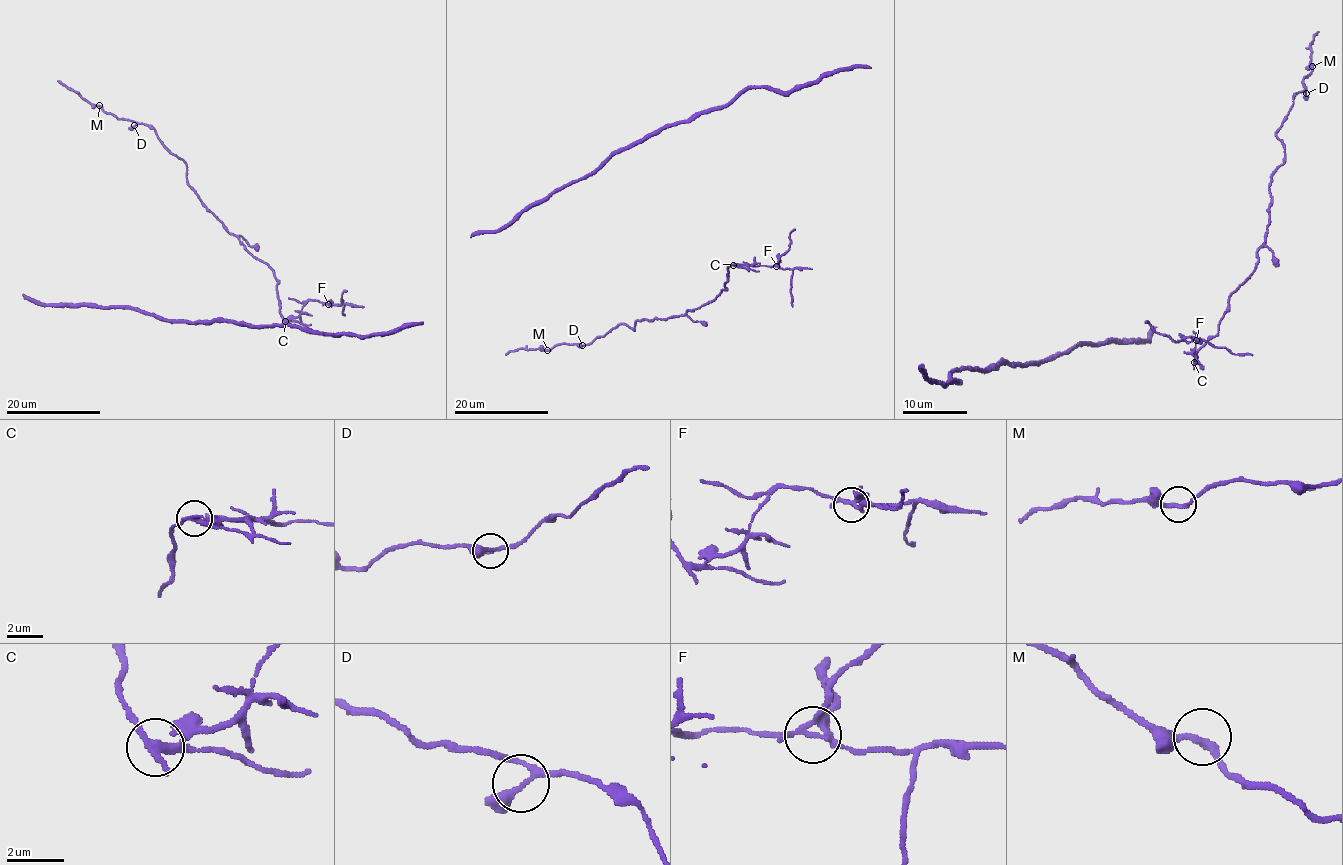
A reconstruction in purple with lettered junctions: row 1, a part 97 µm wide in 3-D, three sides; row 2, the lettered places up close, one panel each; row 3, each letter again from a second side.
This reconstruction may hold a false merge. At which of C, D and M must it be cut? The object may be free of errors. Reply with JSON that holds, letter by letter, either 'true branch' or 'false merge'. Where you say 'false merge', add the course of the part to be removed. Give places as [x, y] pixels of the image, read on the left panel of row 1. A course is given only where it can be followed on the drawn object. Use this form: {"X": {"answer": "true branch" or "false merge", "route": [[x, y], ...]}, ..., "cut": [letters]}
{"C": {"answer": "false merge", "route": [[286, 321], [295, 318], [309, 300], [344, 304], [344, 315]]}, "D": {"answer": "true branch"}, "M": {"answer": "true branch"}, "cut": ["C"]}

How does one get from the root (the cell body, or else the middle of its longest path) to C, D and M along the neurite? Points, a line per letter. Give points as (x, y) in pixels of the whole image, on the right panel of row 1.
C: (1144, 322), (1175, 342), (1190, 342), (1196, 334), (1195, 363)
D: (1144, 322), (1175, 342), (1196, 334), (1195, 361), (1217, 334), (1265, 243), (1284, 158), (1276, 131), (1305, 93)
M: (1144, 322), (1175, 342), (1196, 334), (1195, 361), (1217, 334), (1258, 262), (1284, 158), (1276, 131), (1312, 66)

